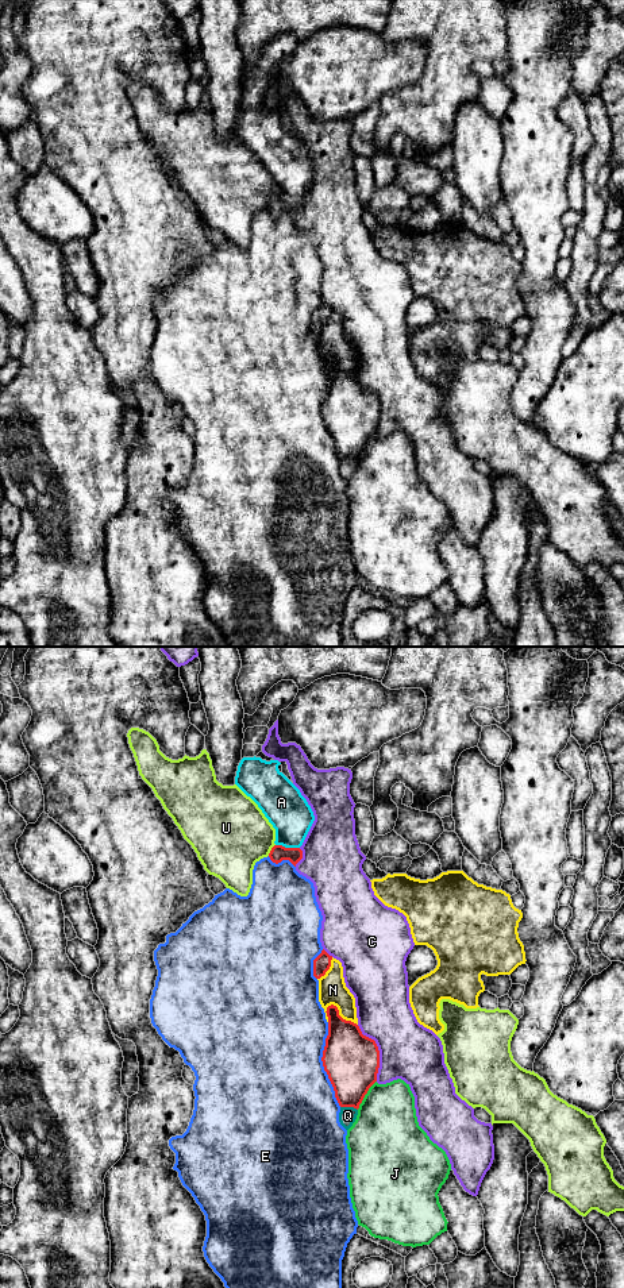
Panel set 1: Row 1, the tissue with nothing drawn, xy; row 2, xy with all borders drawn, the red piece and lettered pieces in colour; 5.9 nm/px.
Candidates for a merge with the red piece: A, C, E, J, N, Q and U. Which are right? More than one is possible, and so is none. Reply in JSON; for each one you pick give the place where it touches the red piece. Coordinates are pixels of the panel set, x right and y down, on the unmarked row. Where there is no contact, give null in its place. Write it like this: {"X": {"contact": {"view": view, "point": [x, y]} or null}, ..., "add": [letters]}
{"A": {"contact": {"view": "xy", "point": [288, 200]}}, "add": ["A"]}

